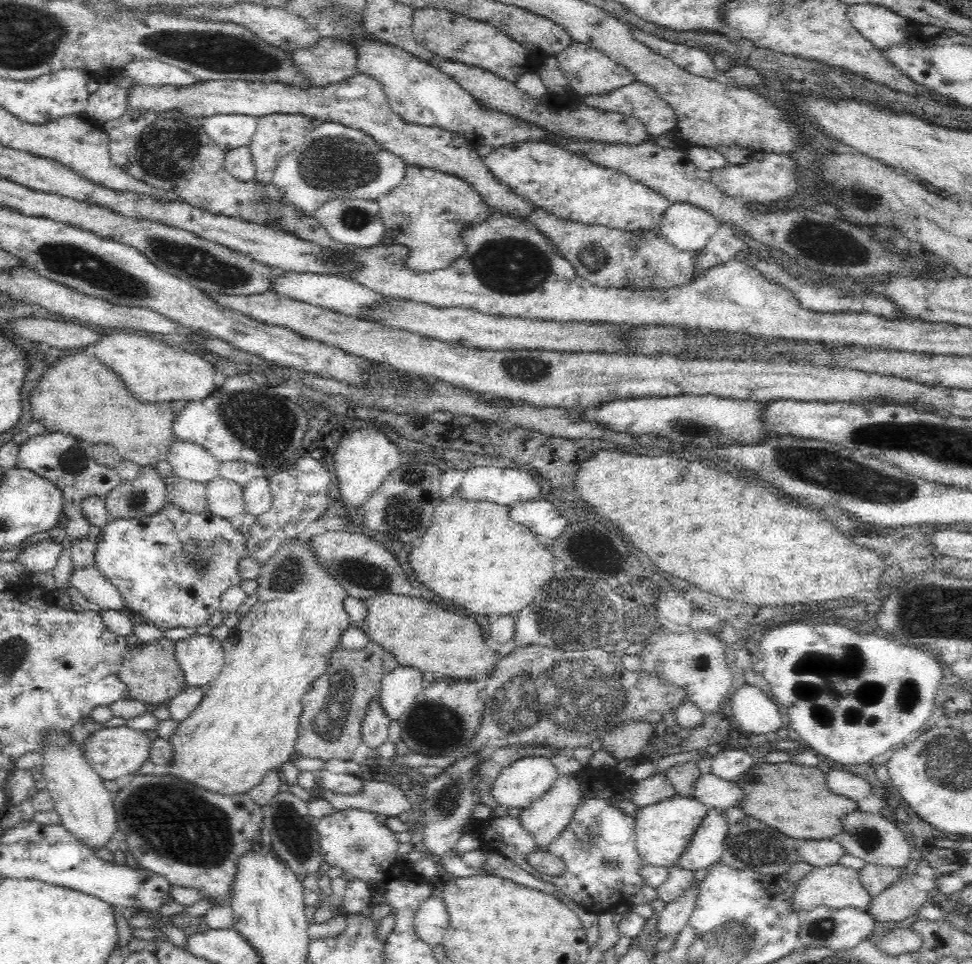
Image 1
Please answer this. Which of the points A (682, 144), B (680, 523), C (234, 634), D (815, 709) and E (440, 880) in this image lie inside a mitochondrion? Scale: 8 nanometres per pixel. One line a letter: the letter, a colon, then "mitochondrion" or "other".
A: other
B: other
C: other
D: other
E: other

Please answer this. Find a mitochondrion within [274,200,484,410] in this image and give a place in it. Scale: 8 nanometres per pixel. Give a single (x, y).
(352, 217)

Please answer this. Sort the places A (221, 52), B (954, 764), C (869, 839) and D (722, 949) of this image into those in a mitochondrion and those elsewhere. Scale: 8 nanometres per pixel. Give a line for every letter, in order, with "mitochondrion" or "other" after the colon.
A: mitochondrion
B: mitochondrion
C: mitochondrion
D: mitochondrion

